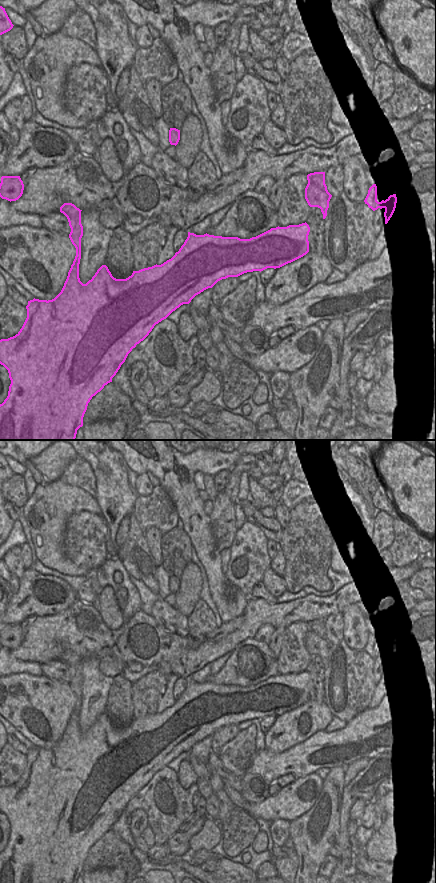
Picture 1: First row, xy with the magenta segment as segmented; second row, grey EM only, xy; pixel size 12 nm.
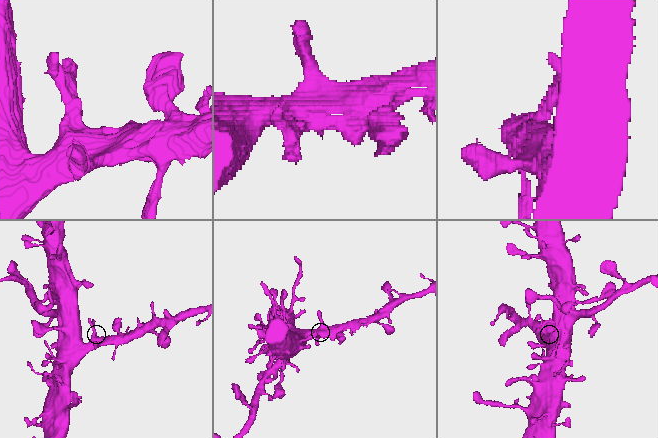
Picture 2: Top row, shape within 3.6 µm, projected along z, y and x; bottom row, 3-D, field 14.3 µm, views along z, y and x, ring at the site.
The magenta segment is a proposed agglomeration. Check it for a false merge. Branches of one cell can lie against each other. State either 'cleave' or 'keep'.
keep

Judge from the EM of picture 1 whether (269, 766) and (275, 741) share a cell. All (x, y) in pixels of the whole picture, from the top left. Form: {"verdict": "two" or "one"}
{"verdict": "two"}

